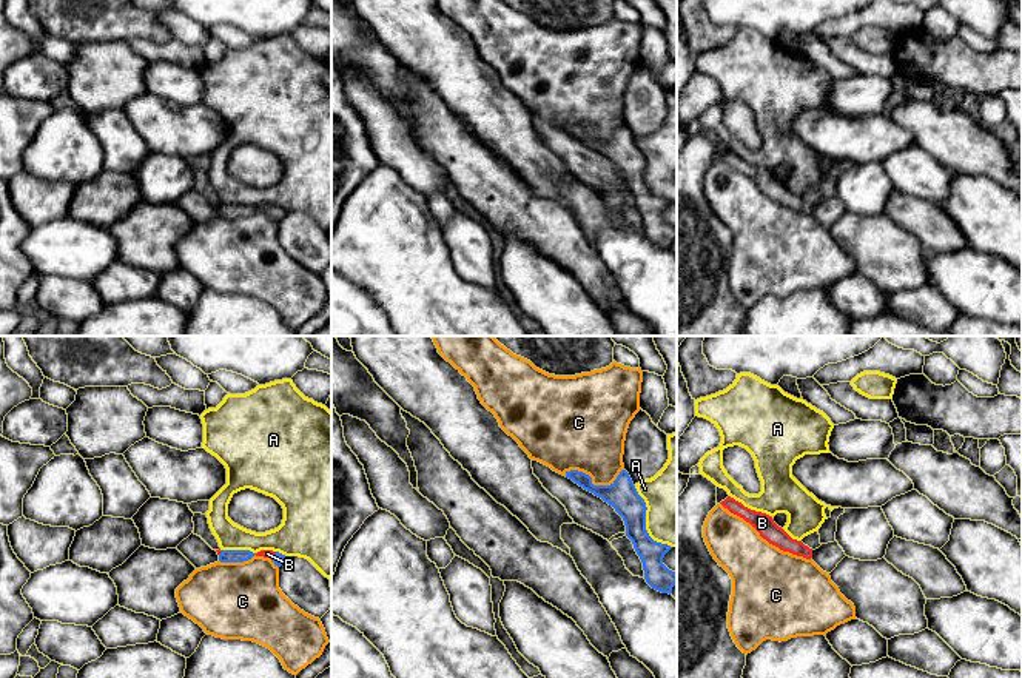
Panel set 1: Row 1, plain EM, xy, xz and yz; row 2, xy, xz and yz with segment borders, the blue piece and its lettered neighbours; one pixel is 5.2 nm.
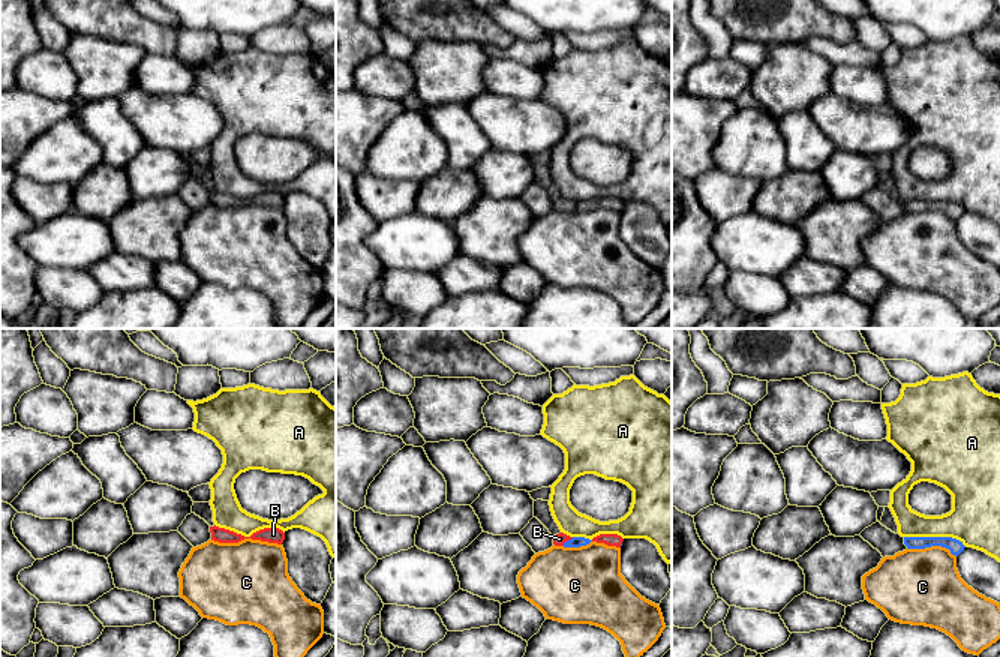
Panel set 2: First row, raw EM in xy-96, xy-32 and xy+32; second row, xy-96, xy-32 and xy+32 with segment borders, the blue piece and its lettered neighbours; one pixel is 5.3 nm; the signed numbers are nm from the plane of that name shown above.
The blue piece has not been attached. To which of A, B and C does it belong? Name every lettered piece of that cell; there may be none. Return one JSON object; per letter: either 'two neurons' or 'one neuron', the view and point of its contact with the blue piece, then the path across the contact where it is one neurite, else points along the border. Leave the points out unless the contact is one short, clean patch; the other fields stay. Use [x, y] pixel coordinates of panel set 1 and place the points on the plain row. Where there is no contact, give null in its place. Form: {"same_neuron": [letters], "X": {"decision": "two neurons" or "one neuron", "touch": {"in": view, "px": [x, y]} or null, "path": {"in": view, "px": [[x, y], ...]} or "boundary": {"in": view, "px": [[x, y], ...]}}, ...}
{"same_neuron": ["B"], "A": {"decision": "two neurons", "touch": {"in": "xz", "px": [645, 176]}}, "B": {"decision": "one neuron", "touch": {"in": "xy", "px": [273, 210]}, "path": {"in": "xy", "px": [[278, 213], [273, 210], [267, 208]]}}, "C": {"decision": "two neurons", "touch": {"in": "xz", "px": [591, 137]}}}

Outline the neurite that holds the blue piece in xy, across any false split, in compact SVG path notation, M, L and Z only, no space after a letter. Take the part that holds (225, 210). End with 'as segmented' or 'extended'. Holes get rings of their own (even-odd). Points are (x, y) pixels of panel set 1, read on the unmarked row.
M216 205L219 210L220 217L244 217L256 211L270 213L274 220L281 222L285 216L285 210L273 205L261 205L257 208L253 208L250 205Z; extended

